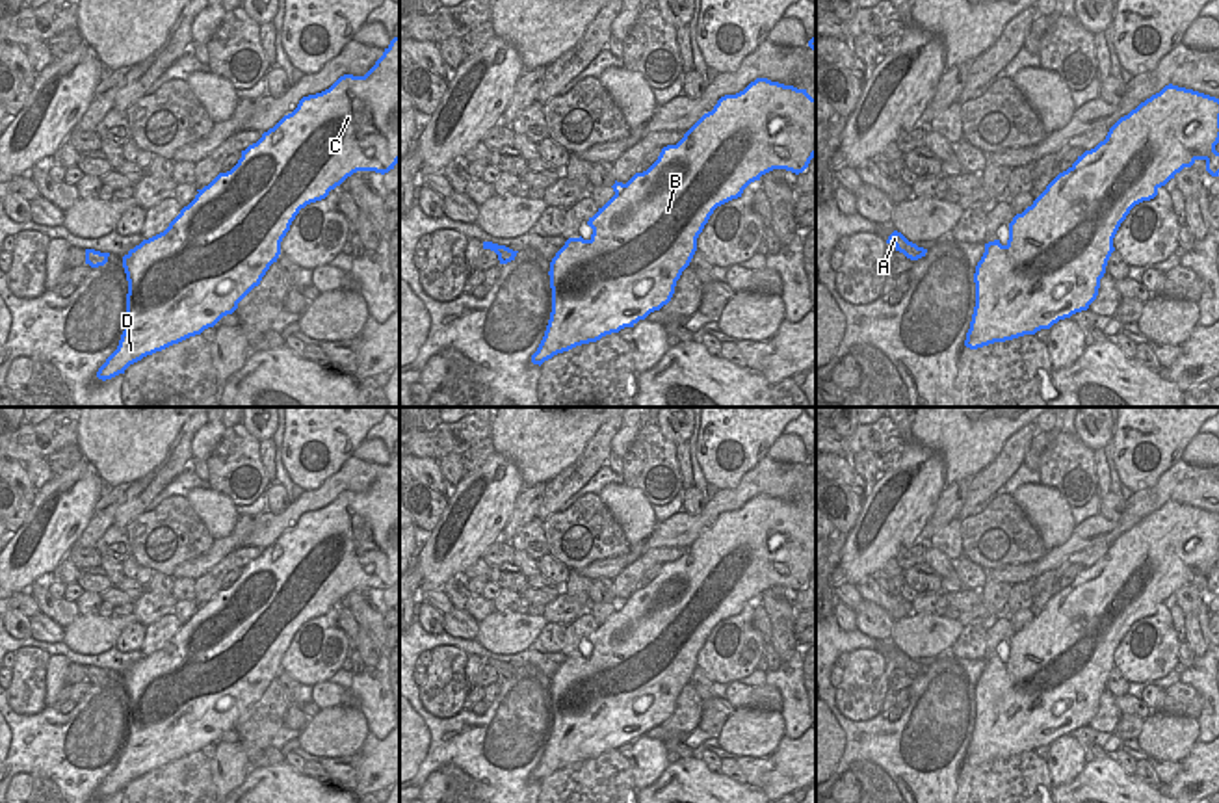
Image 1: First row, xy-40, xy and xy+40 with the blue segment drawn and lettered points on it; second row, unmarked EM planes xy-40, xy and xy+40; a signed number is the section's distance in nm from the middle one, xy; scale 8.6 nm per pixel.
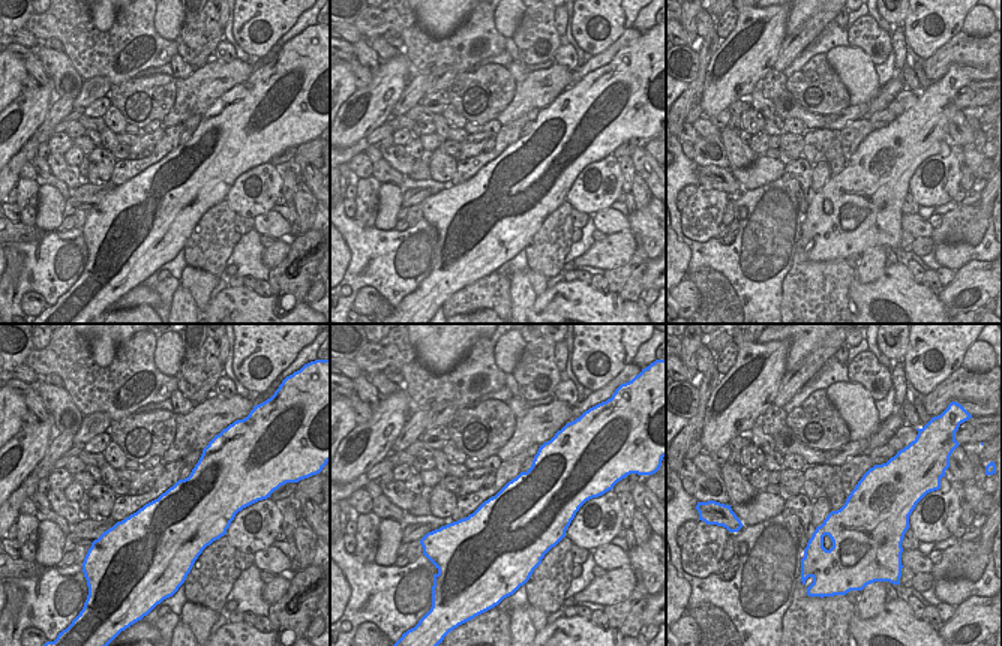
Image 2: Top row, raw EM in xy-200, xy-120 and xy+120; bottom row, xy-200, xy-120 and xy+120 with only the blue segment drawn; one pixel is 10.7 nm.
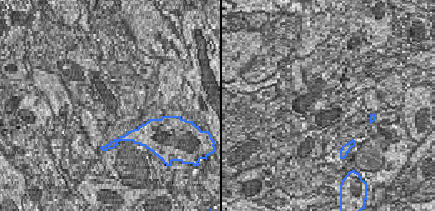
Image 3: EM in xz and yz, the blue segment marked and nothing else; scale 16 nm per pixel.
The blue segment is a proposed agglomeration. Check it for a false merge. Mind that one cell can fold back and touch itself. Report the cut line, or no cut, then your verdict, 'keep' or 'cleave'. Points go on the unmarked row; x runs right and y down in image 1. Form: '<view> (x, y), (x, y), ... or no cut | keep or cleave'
no cut | keep

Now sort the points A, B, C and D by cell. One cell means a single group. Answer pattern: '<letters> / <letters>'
A B C D

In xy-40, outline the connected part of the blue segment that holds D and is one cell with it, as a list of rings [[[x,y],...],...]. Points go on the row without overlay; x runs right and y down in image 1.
[[[400,452],[364,493],[344,491],[329,506],[303,513],[297,524],[284,532],[262,554],[242,567],[238,580],[219,589],[195,615],[180,626],[169,643],[143,656],[123,673],[128,697],[126,740],[117,766],[98,784],[106,797],[141,777],[190,753],[214,744],[232,731],[238,719],[260,701],[281,671],[281,658],[292,638],[310,619],[321,617],[357,587],[388,589],[400,578]]]

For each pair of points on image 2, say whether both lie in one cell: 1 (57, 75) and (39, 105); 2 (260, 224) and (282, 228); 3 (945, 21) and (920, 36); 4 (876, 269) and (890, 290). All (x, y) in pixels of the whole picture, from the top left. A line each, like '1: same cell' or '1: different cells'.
1: different cells
2: same cell
3: same cell
4: different cells

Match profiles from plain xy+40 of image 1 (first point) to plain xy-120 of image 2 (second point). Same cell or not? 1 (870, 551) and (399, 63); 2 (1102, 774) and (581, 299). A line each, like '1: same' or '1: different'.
1: same
2: same

